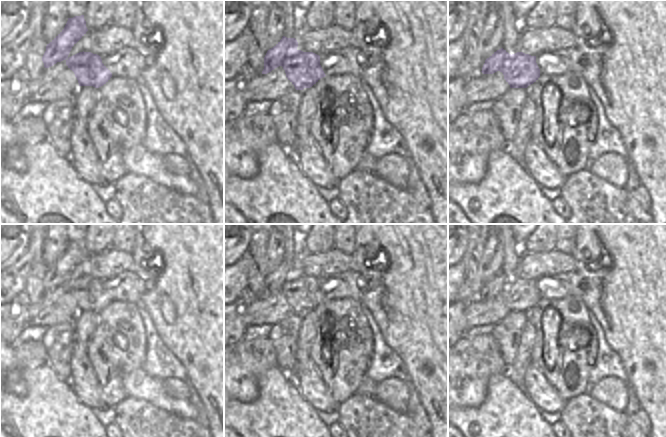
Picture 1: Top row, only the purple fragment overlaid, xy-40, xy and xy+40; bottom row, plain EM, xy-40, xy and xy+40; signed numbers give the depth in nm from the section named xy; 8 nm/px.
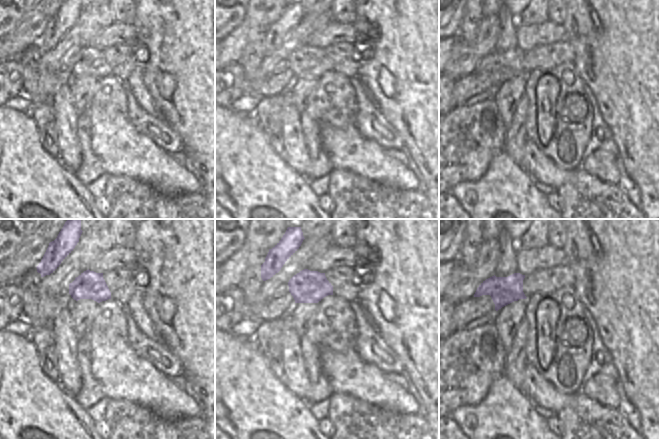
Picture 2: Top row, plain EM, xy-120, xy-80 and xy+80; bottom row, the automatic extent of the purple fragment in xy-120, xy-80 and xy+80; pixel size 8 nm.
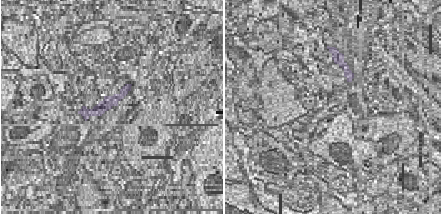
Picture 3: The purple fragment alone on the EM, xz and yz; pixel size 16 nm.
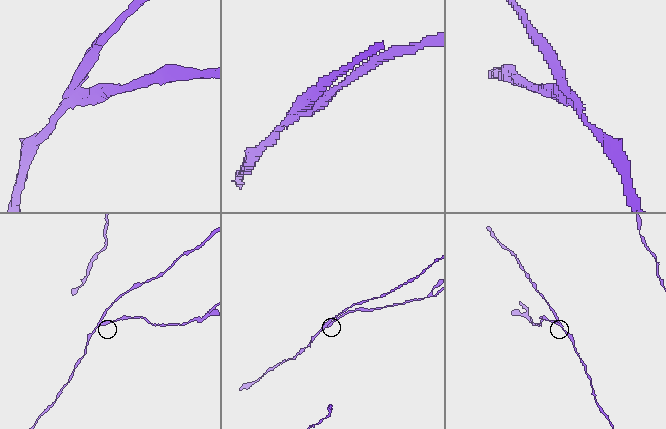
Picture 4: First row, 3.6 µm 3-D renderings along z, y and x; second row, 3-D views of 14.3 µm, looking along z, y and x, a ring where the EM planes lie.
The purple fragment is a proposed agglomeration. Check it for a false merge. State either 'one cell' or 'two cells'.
two cells

